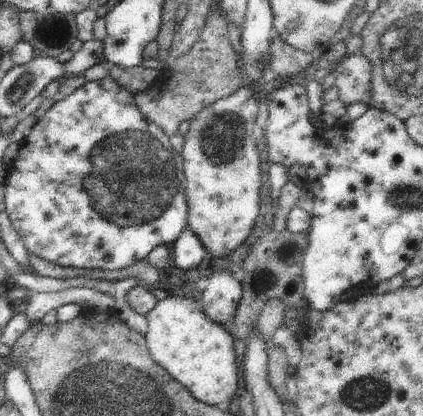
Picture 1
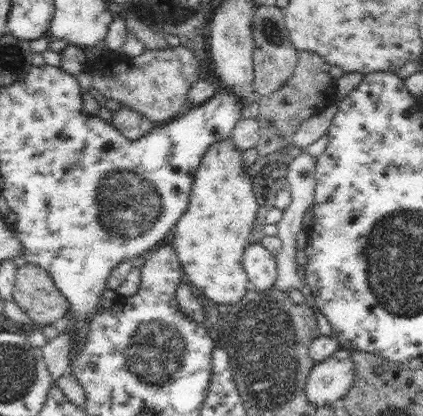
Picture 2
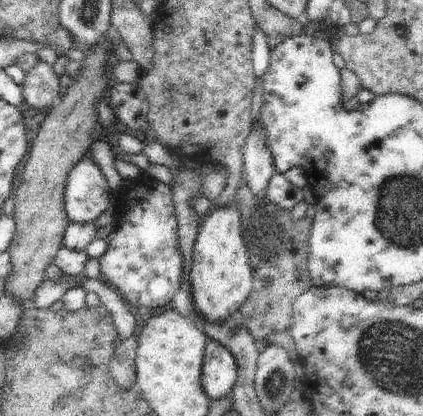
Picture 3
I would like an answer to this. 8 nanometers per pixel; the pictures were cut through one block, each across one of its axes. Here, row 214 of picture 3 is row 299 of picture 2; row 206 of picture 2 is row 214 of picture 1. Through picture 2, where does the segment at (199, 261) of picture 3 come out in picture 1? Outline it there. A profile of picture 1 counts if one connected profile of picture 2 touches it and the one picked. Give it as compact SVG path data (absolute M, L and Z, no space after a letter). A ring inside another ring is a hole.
M243 84L231 96L217 100L215 104L203 108L191 122L185 134L185 144L181 150L183 176L185 176L185 198L187 198L187 228L197 236L207 252L207 258L227 258L253 230L255 218L259 214L259 186L261 186L261 162L259 146L255 136L255 120L259 102L255 98L257 88Z

